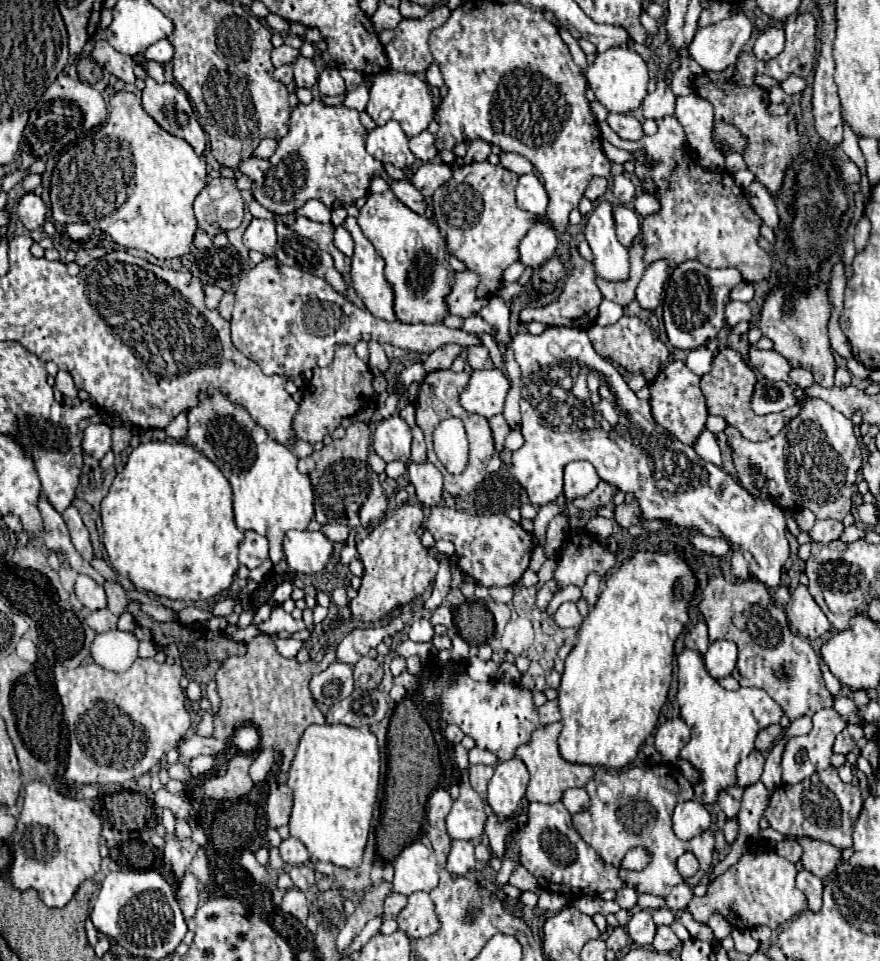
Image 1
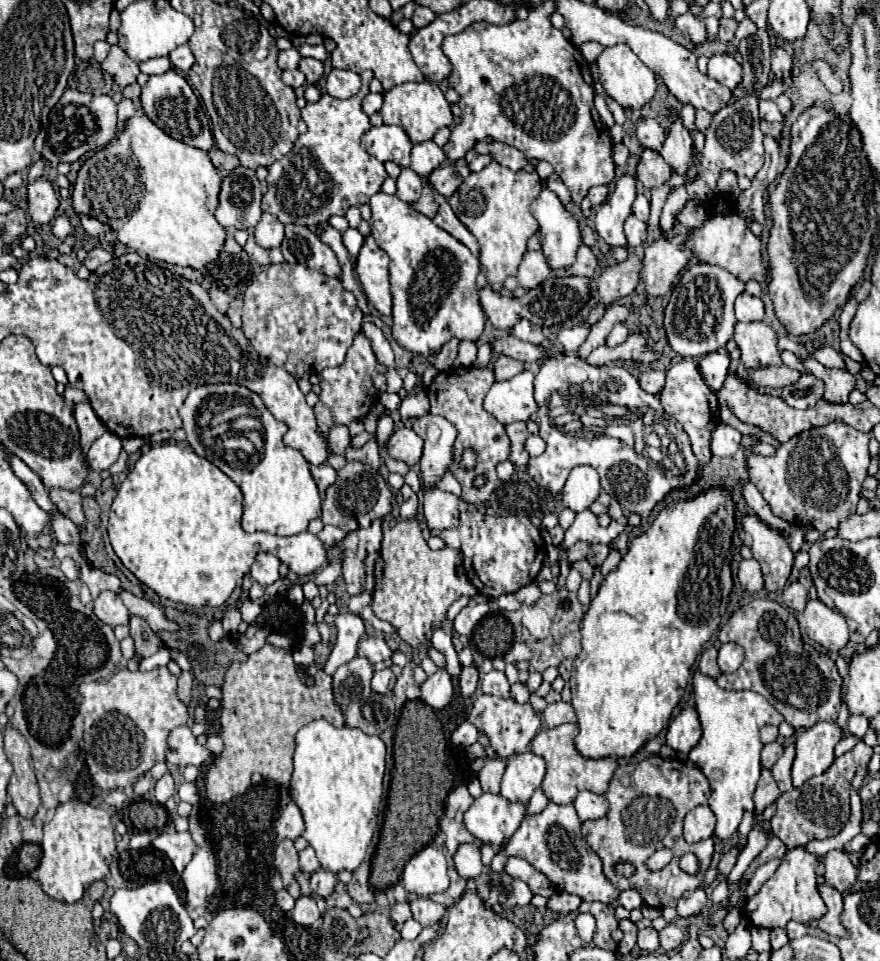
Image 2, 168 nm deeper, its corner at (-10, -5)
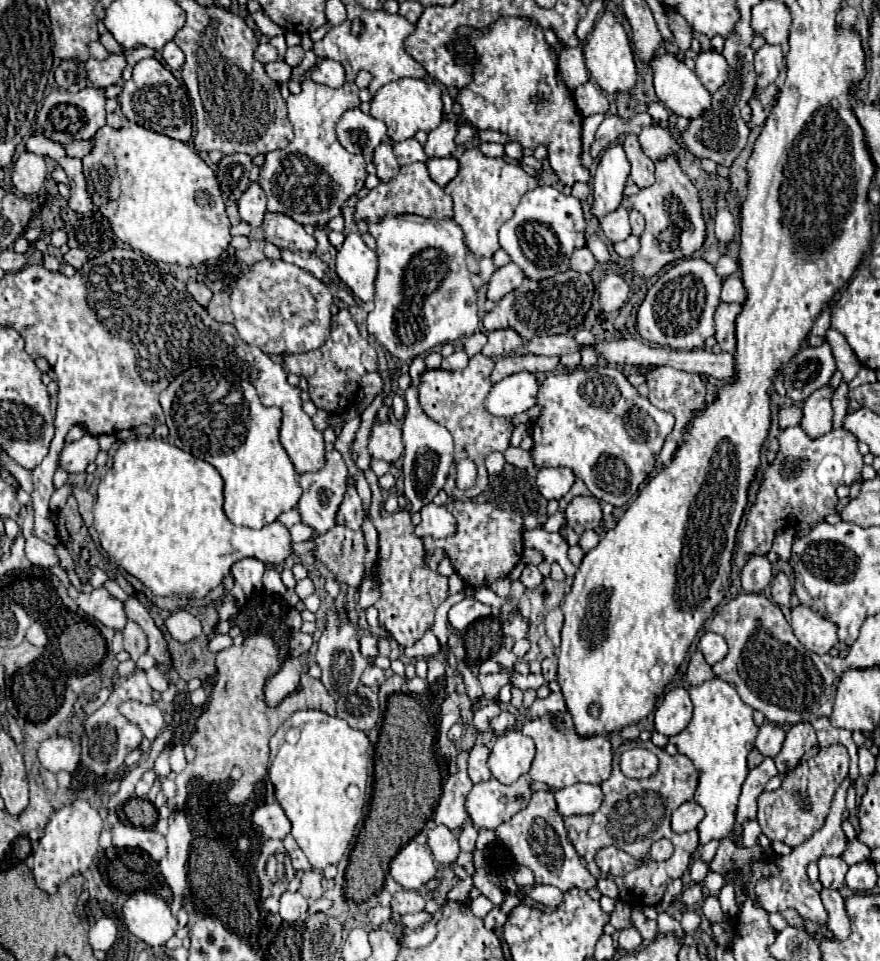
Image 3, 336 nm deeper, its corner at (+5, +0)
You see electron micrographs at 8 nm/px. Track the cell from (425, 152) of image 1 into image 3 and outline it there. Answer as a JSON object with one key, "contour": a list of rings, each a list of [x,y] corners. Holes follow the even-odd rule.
{"contour":[[[409,138],[409,140],[403,140],[403,142],[395,142],[393,144],[393,152],[397,156],[397,162],[401,166],[407,166],[407,164],[413,164],[413,162],[427,162],[427,154],[423,150],[423,146],[415,140],[415,138]]]}

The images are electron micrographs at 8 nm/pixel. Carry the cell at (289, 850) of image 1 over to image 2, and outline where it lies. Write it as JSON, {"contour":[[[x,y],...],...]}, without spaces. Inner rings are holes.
{"contour":[[[306,847],[304,851],[300,851],[300,867],[306,873],[314,873],[316,869],[320,869],[320,863],[316,859],[316,853],[312,847]]]}

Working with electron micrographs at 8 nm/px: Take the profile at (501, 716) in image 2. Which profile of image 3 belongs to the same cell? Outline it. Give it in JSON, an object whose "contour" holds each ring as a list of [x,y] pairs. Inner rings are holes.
{"contour":[[[503,710],[499,716],[495,716],[495,718],[491,718],[491,732],[495,734],[495,736],[501,736],[501,734],[505,734],[507,730],[511,730],[511,728],[515,728],[515,716],[509,712],[509,710]]]}

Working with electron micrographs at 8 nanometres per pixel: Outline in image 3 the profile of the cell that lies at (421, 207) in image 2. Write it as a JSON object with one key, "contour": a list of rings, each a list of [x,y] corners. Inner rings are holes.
{"contour":[[[409,164],[401,166],[401,172],[395,180],[387,184],[379,184],[375,190],[371,190],[363,200],[355,206],[355,220],[381,220],[387,214],[419,214],[425,218],[449,218],[453,214],[453,202],[451,198],[439,188],[427,174],[425,164]]]}

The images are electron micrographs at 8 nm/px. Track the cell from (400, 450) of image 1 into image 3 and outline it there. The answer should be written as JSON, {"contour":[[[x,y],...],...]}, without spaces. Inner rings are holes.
{"contour":[[[393,422],[373,424],[369,436],[369,454],[385,462],[395,462],[403,454],[401,428]]]}

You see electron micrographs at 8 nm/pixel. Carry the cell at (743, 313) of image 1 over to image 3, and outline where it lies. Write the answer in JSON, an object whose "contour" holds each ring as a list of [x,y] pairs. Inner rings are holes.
{"contour":[[[737,274],[729,276],[723,280],[723,290],[721,290],[721,302],[725,304],[743,304],[747,300],[745,286]]]}

